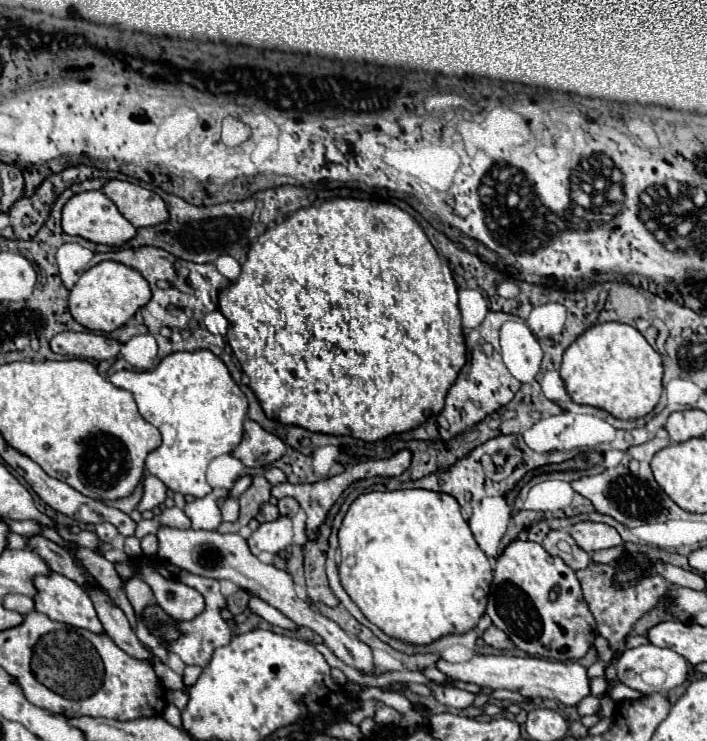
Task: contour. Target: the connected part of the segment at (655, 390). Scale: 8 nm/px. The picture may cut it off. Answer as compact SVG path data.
M604 322L584 330L564 350L560 376L576 404L604 408L622 420L642 418L654 410L662 394L662 356L634 326Z

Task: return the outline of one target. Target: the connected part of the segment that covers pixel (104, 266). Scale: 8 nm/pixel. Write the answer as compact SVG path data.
M104 260L88 268L70 290L70 314L74 316L76 322L86 326L88 330L112 332L124 326L142 306L148 304L148 300L150 300L150 286L138 270L132 270L122 262Z

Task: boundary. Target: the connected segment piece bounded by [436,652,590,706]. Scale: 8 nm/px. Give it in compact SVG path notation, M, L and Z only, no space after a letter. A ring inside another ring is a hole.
M478 654L466 662L448 662L444 658L438 658L436 668L444 672L446 676L462 682L472 682L482 688L498 690L498 688L508 688L516 690L522 696L530 698L542 698L542 700L558 700L566 706L576 706L584 696L590 694L590 680L586 676L586 668L580 666L578 662L552 662L544 660L538 656L506 656L506 654Z

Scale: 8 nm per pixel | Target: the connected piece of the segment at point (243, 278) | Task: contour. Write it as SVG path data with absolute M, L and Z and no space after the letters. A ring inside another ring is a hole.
M337 197L324 201L320 206L311 205L296 210L280 224L268 228L252 244L238 280L220 292L218 308L230 322L226 334L228 344L242 364L242 370L250 376L250 388L254 390L266 416L280 420L282 424L302 426L312 432L354 436L366 442L376 442L394 432L412 430L444 408L446 392L466 362L458 288L452 278L452 270L448 268L448 262L438 256L418 222L390 202Z

